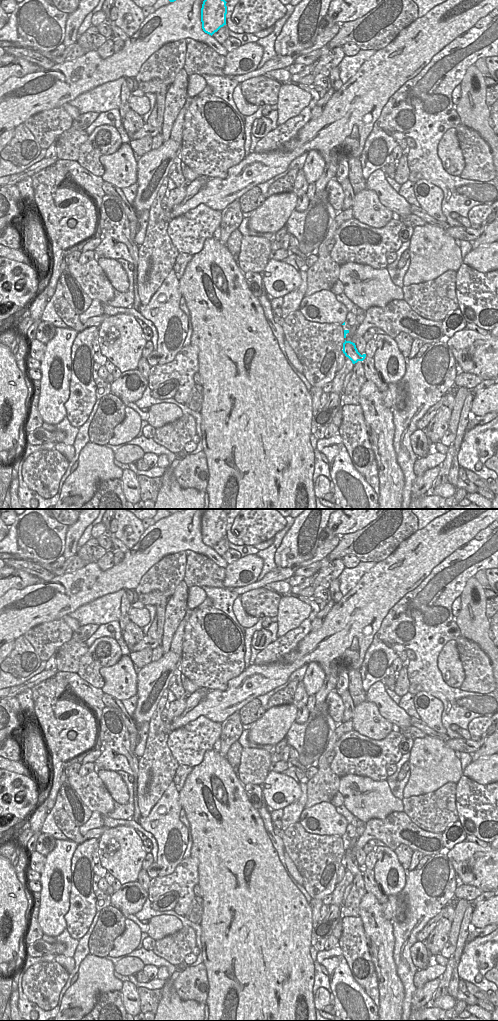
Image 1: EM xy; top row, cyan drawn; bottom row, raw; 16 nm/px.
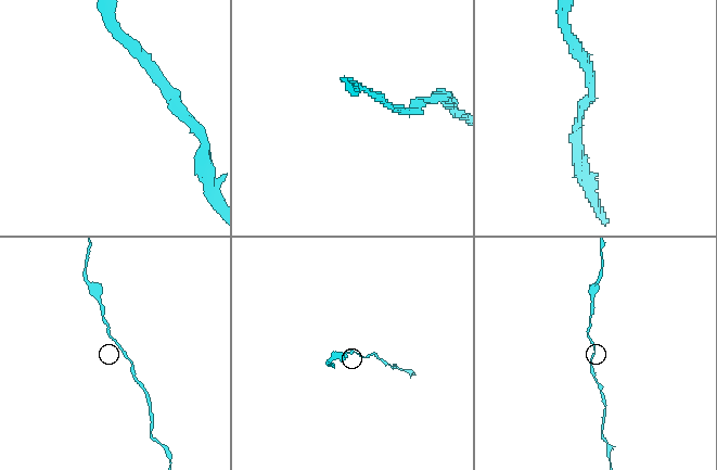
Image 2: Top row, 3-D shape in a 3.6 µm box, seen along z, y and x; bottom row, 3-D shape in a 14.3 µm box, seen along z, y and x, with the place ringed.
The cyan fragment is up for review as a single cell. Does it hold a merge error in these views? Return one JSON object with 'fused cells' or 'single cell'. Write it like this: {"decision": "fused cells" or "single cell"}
{"decision": "single cell"}

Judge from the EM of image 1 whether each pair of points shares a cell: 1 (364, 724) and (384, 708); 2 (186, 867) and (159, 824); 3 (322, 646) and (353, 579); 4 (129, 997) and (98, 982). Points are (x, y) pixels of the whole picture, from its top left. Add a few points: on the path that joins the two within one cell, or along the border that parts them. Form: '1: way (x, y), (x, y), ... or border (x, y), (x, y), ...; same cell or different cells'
1: border (366, 700), (372, 701), (378, 712), (394, 727); different cells
2: border (183, 859), (171, 873), (164, 875); different cells
3: border (363, 575), (343, 596); different cells
4: border (123, 982), (120, 990); different cells

